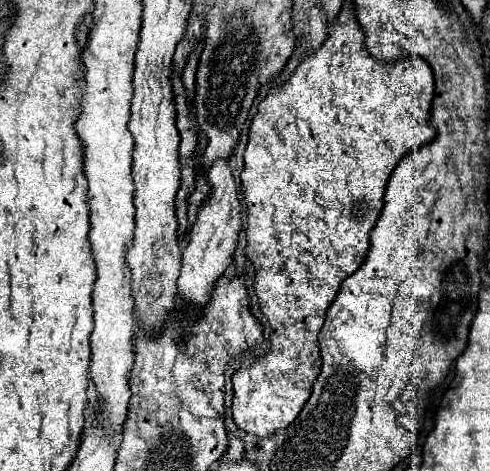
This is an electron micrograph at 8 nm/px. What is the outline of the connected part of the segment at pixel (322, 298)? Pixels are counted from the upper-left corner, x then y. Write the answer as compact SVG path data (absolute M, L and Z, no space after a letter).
M345 3L341 7L341 11L337 13L335 23L329 27L327 41L317 51L311 51L301 61L301 65L295 69L295 73L283 85L275 85L269 91L269 95L259 103L257 113L251 119L251 127L249 127L249 143L247 143L247 149L245 149L245 169L241 173L241 185L243 185L245 205L247 205L247 249L245 249L245 253L255 265L255 285L257 285L257 291L259 291L259 307L261 307L261 313L267 317L267 321L271 325L271 347L249 369L239 369L239 373L233 373L233 377L231 377L233 391L235 391L233 393L233 419L235 419L239 429L245 429L245 425L249 425L251 433L255 433L259 437L275 433L275 431L287 427L299 415L305 401L309 399L313 381L319 375L321 355L319 355L317 335L323 327L325 313L327 313L329 305L335 299L335 289L339 289L339 285L365 263L365 257L367 257L369 245L371 245L369 243L369 233L371 233L373 225L377 223L377 217L381 215L385 187L387 187L387 181L389 181L393 169L397 167L397 163L405 155L409 155L413 149L429 143L435 137L435 129L429 127L429 123L427 123L429 109L431 109L431 99L433 99L433 73L431 73L431 67L421 65L421 59L409 57L409 55L403 57L403 59L397 59L393 63L377 61L365 49L363 31L361 31L361 25L357 21L355 5Z

